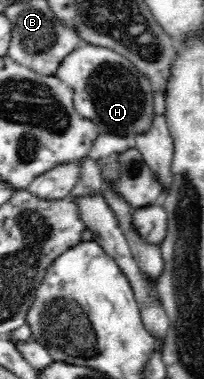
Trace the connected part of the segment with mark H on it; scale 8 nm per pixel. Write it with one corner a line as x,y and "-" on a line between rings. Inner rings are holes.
82,44
63,58
55,76
72,88
76,111
96,123
100,135
143,133
154,120
150,80
128,58
106,46

